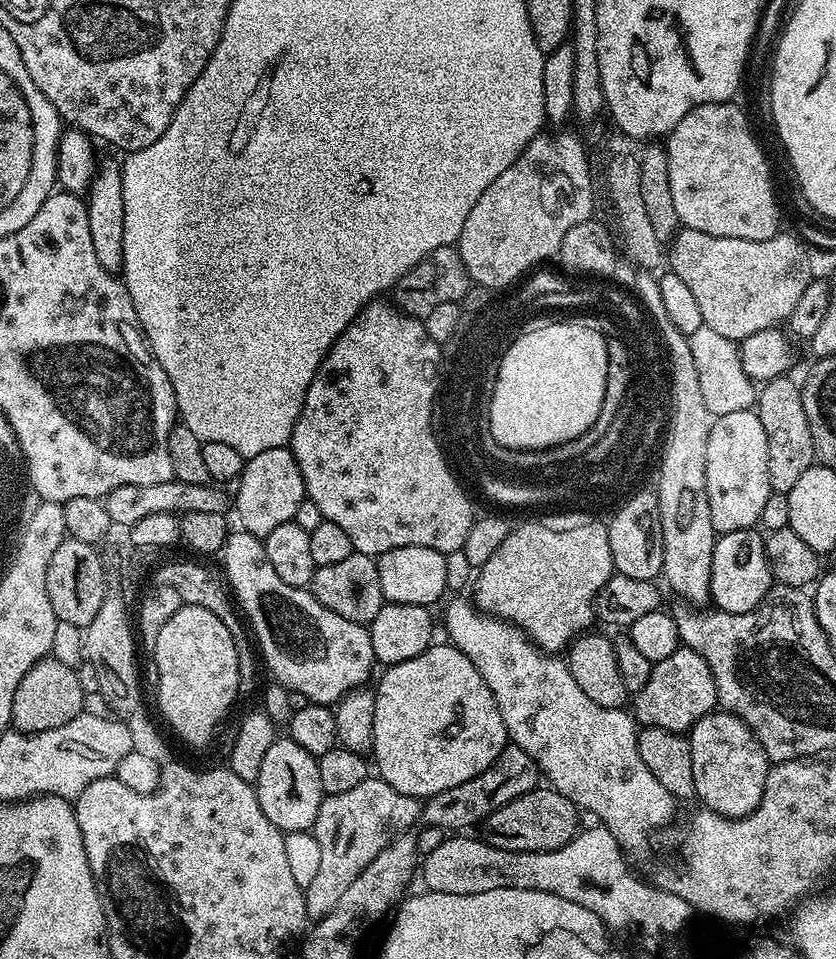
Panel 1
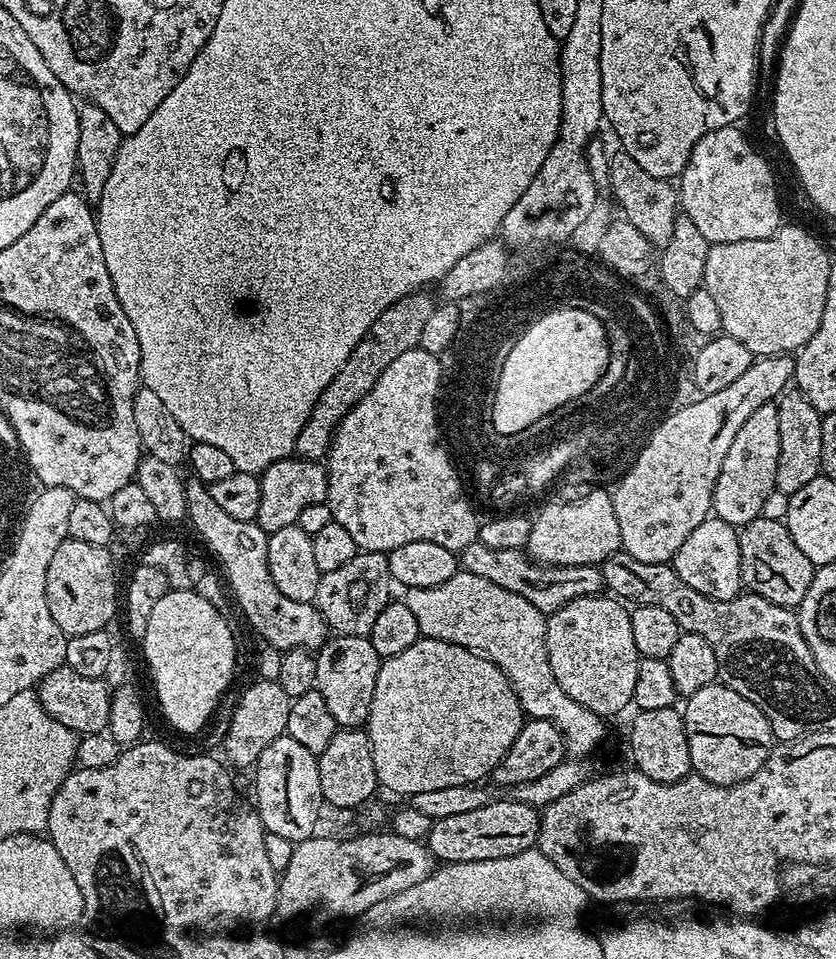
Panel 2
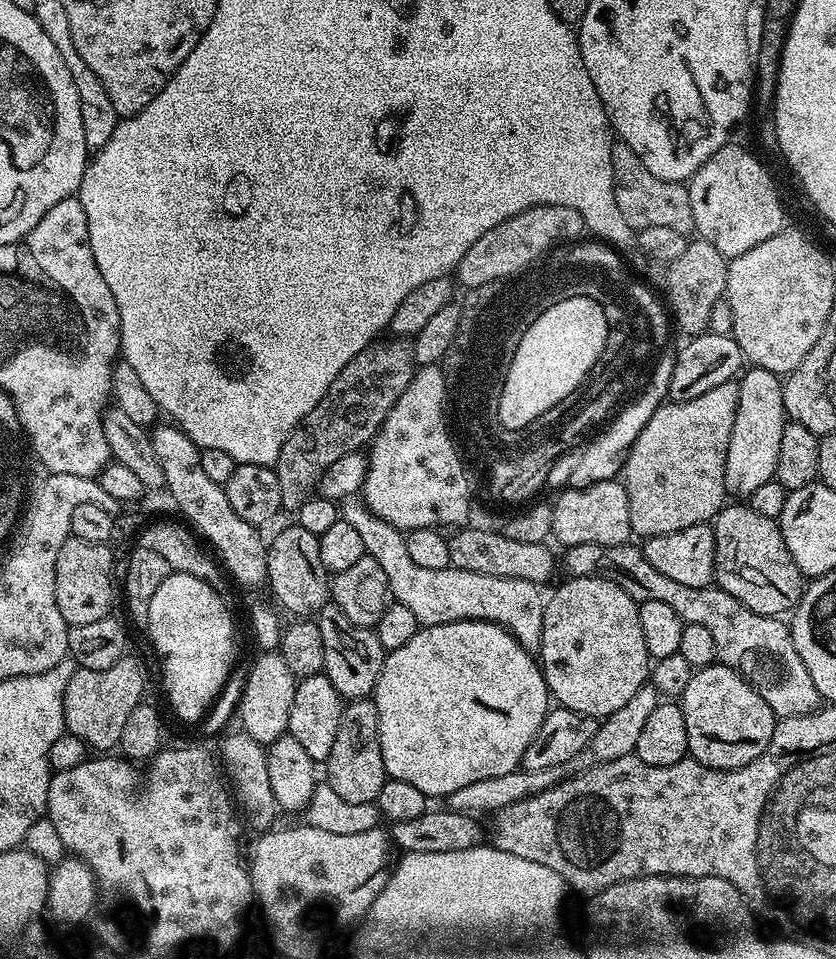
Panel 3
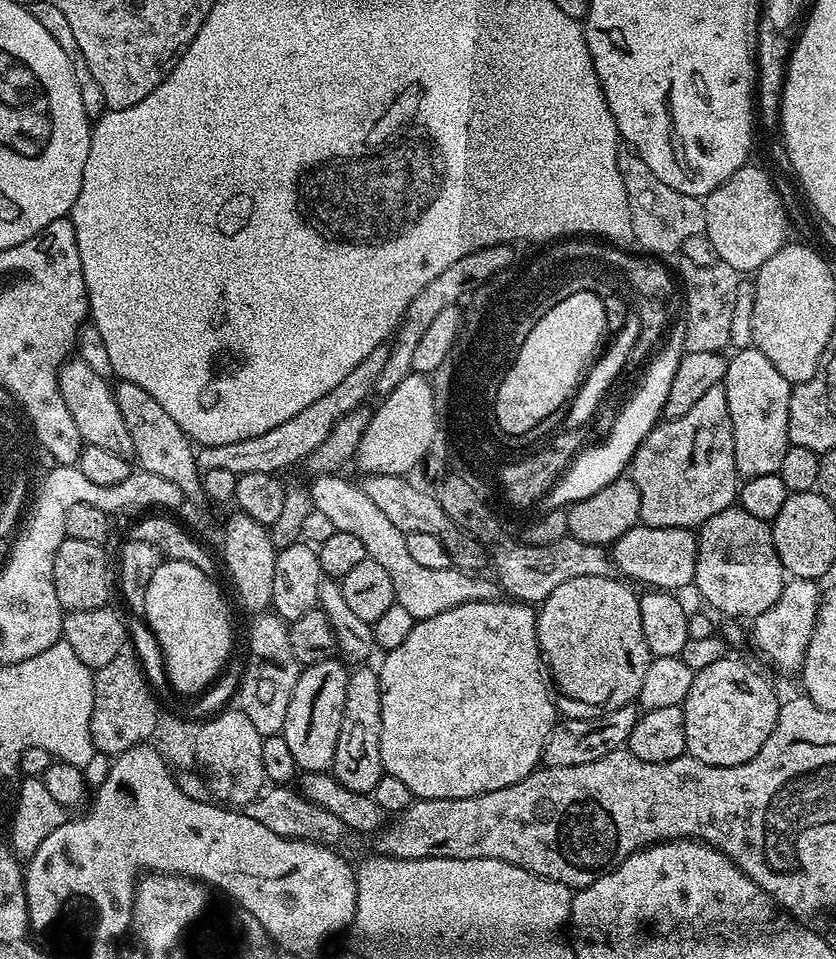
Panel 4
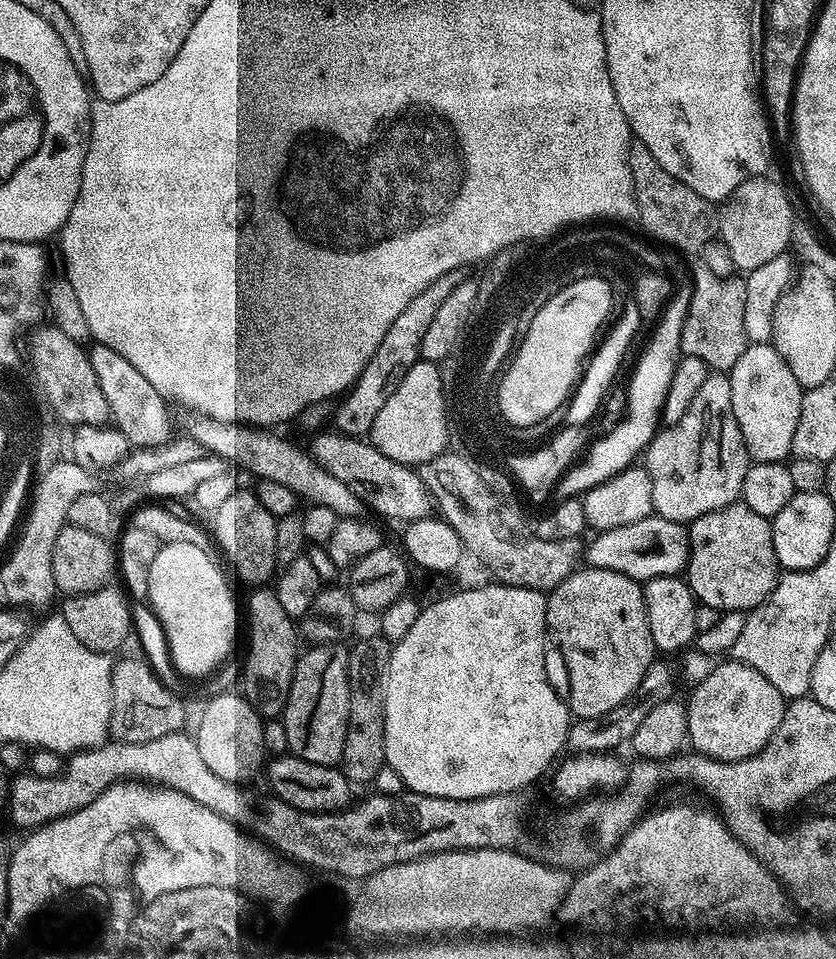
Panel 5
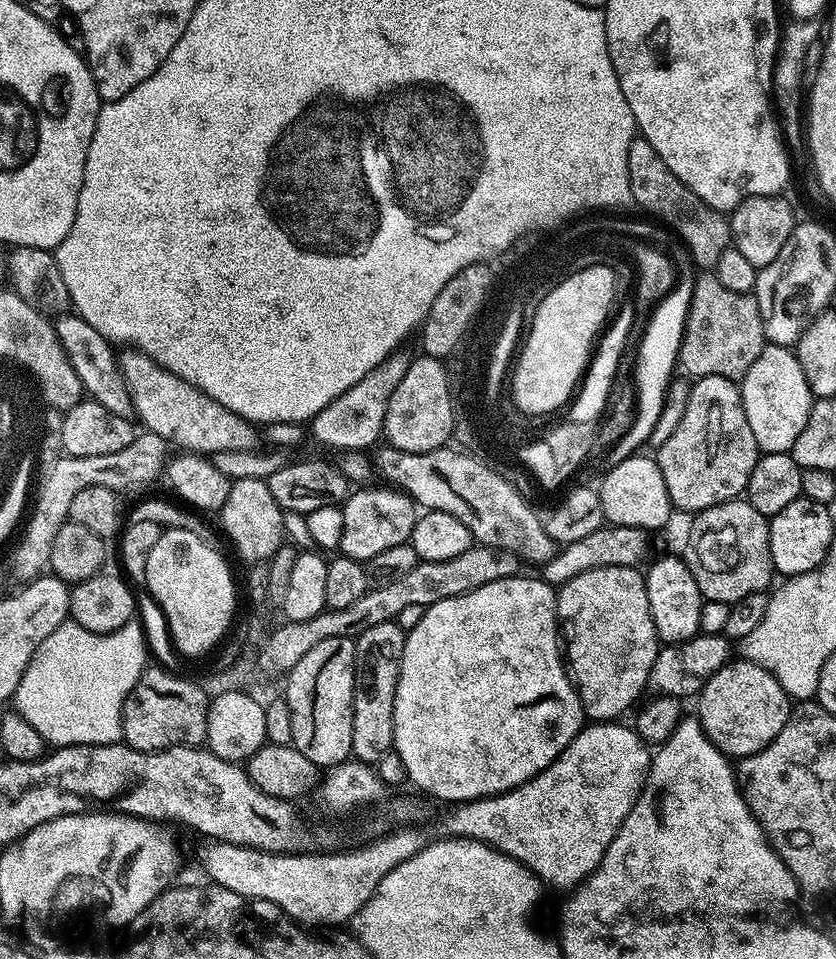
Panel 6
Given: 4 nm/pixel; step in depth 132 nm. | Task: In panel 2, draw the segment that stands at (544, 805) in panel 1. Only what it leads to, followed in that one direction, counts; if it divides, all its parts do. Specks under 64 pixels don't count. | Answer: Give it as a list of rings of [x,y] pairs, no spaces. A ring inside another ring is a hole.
[[[492,798],[486,806],[478,806],[478,810],[466,810],[462,814],[450,814],[450,818],[433,820],[426,843],[437,861],[444,864],[510,858],[537,847],[541,823],[541,813],[534,806],[511,798]]]

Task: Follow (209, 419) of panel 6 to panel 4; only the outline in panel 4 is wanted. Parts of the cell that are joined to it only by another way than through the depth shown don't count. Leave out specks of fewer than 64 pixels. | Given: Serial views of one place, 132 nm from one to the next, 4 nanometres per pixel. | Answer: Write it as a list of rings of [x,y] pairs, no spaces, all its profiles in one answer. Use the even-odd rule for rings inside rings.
[[[320,474],[310,484],[312,507],[322,510],[322,514],[330,517],[337,532],[354,534],[354,538],[362,538],[362,546],[366,546],[368,559],[378,562],[390,574],[390,582],[394,582],[396,603],[403,606],[416,619],[434,618],[434,614],[442,614],[454,606],[462,606],[466,602],[494,600],[501,595],[502,589],[495,579],[484,577],[484,574],[469,574],[459,568],[449,566],[442,570],[430,570],[421,566],[406,551],[406,535],[390,522],[374,506],[373,499],[366,494],[359,483],[351,484],[343,480],[340,474]]]

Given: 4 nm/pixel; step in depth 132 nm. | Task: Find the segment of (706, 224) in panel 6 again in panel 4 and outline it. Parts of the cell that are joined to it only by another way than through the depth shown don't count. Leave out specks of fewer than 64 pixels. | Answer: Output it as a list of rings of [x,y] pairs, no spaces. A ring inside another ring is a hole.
[[[631,150],[621,151],[618,170],[626,186],[626,198],[630,202],[634,238],[639,247],[645,248],[645,253],[679,253],[687,240],[705,235],[706,210],[701,197],[682,194],[678,188],[666,186],[662,178],[654,178],[654,170],[650,170],[650,166],[646,166],[646,162],[642,162],[642,158]]]

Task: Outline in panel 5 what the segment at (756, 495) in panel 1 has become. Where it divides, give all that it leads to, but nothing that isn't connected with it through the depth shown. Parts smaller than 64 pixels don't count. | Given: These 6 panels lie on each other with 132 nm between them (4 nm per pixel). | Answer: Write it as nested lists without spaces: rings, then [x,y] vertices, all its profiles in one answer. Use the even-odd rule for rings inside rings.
[[[749,343],[727,378],[730,402],[734,402],[734,418],[738,418],[738,430],[742,430],[749,461],[758,464],[787,461],[792,456],[794,430],[798,430],[805,389],[801,388],[798,378],[794,378],[790,366],[786,366],[782,354],[778,354],[771,343]]]

